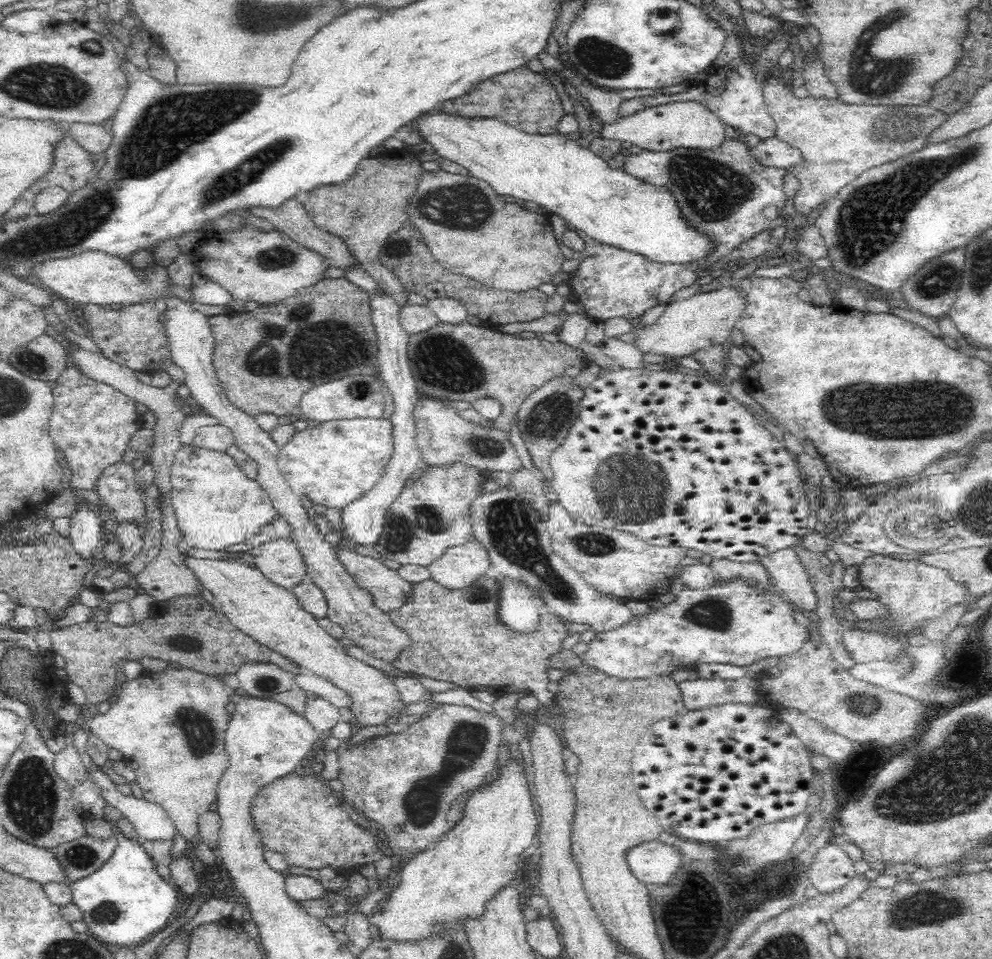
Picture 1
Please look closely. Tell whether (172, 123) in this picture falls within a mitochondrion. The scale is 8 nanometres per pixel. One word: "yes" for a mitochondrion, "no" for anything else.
yes

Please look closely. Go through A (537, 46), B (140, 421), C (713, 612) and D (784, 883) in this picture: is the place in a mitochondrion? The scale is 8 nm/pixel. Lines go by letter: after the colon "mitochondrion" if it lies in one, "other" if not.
A: other
B: other
C: mitochondrion
D: other

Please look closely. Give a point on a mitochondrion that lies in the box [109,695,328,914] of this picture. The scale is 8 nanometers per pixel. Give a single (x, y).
(198, 732)

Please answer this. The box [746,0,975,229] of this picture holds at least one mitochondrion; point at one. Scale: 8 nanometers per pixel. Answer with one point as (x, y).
(867, 72)

